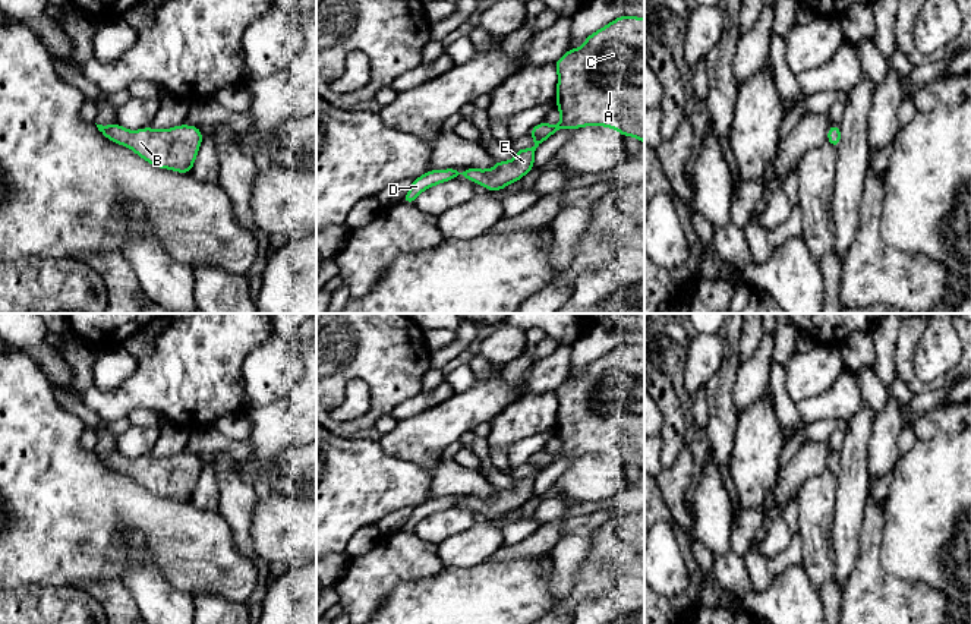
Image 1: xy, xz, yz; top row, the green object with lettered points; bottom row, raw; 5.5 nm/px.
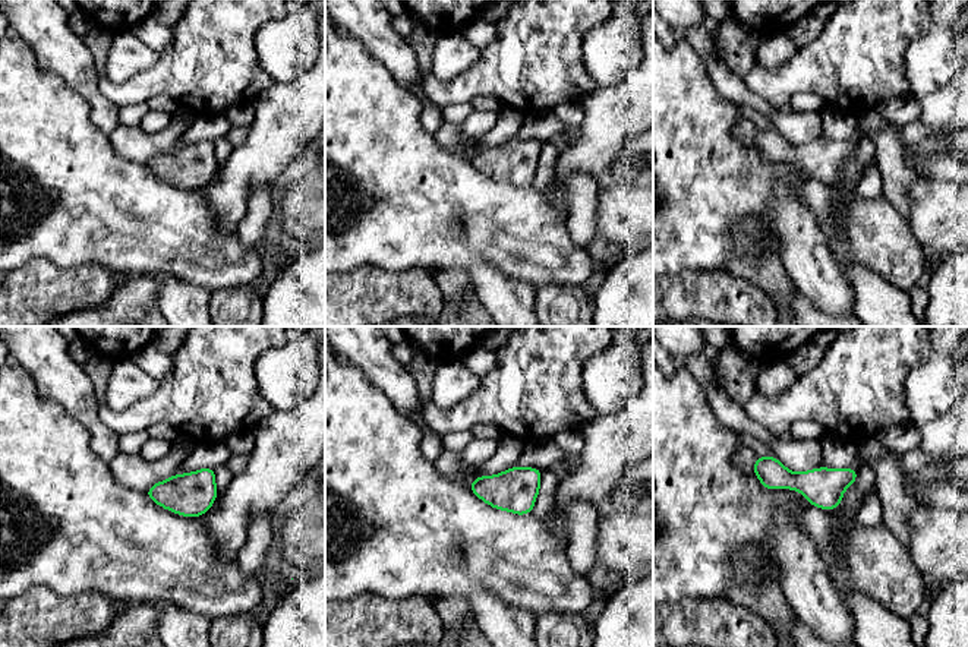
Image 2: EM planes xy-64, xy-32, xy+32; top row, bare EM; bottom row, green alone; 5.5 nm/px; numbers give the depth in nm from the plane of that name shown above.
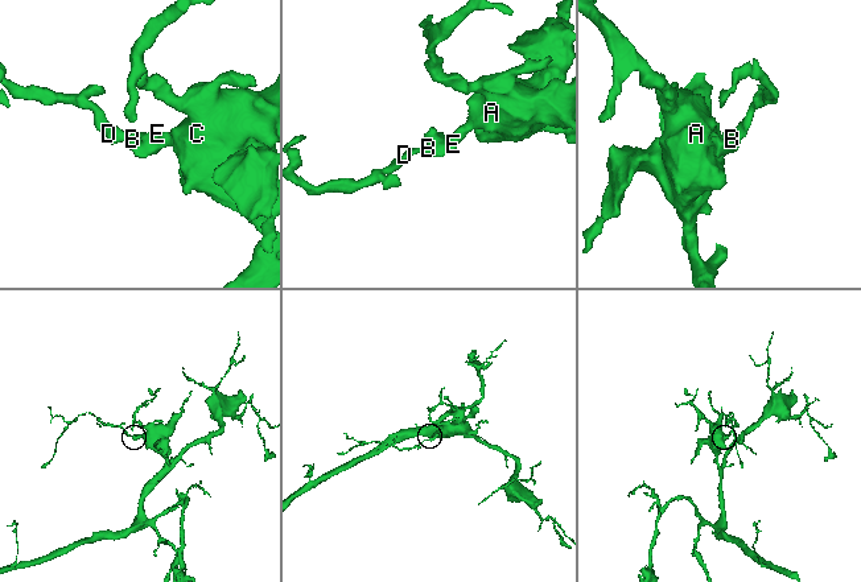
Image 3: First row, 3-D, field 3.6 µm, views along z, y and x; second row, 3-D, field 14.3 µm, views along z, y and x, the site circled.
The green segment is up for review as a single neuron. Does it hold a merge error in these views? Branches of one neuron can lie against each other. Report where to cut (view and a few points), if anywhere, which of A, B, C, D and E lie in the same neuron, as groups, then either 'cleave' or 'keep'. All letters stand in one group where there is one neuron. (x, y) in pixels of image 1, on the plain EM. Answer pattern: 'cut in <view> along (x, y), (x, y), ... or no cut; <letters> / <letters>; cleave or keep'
no cut; A B C D E; keep

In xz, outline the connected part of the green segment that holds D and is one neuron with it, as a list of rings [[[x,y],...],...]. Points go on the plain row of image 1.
[[[617,346],[589,363],[581,376],[570,376],[554,393],[559,404],[558,454],[536,453],[529,460],[535,473],[516,478],[514,488],[496,489],[491,498],[431,498],[413,508],[401,530],[414,532],[425,517],[460,502],[498,520],[533,498],[536,476],[561,457],[606,454],[644,472],[644,346]]]

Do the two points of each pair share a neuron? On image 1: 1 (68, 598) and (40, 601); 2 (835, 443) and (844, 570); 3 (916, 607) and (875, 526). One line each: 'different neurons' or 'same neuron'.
1: same neuron
2: different neurons
3: same neuron

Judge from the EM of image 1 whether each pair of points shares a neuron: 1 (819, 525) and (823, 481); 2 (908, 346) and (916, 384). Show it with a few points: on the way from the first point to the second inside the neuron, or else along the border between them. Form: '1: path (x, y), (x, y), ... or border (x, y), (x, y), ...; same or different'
1: path (819, 514), (819, 491); same
2: path (905, 355), (907, 375); same

